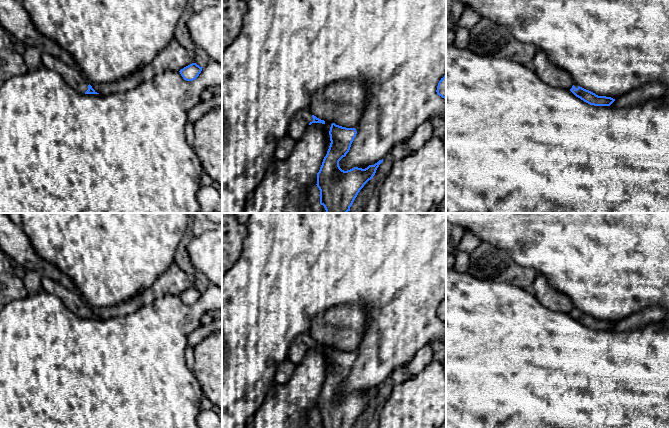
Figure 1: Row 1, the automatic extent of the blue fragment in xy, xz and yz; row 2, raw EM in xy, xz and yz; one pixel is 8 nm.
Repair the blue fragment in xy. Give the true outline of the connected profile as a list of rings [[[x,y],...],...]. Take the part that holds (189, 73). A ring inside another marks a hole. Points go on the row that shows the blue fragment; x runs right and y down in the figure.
[[[192,63],[181,69],[179,72],[184,80],[193,81],[199,76],[202,71],[202,68],[203,67],[200,67],[196,63]]]

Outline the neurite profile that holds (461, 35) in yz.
[[[457,26],[455,30],[451,33],[451,36],[454,38],[454,45],[458,48],[465,49],[468,48],[470,31],[466,28]]]

